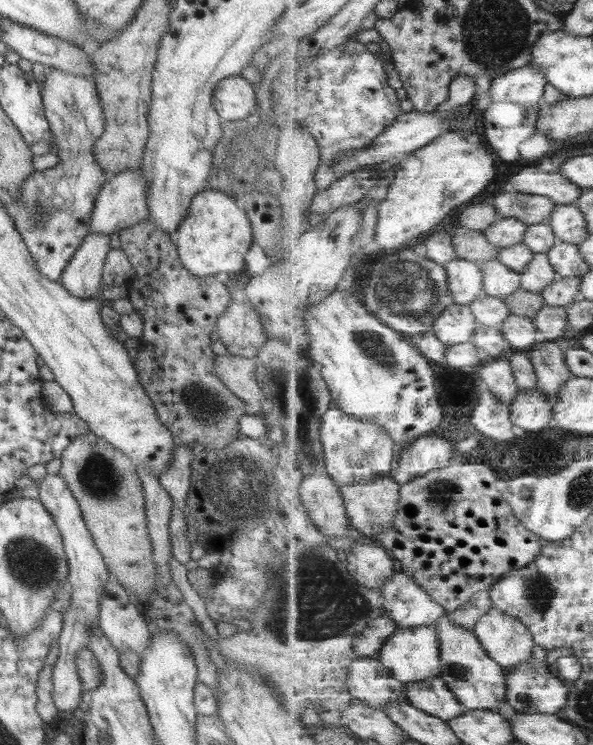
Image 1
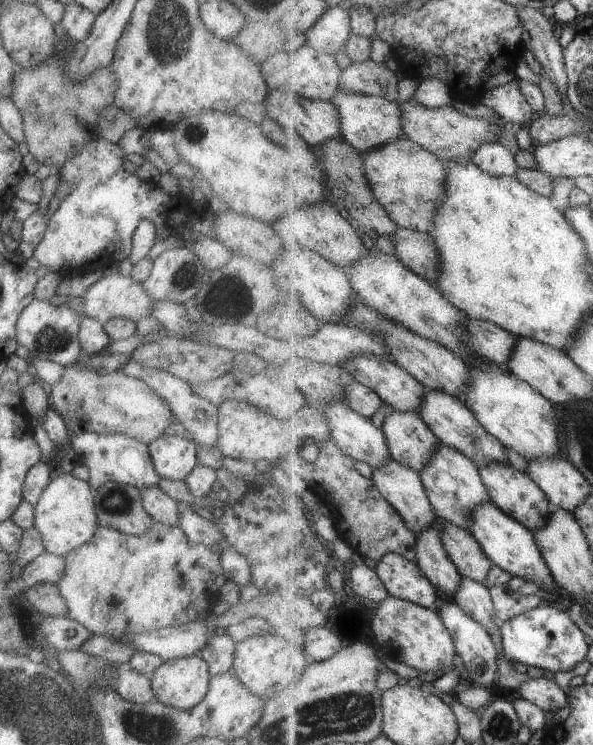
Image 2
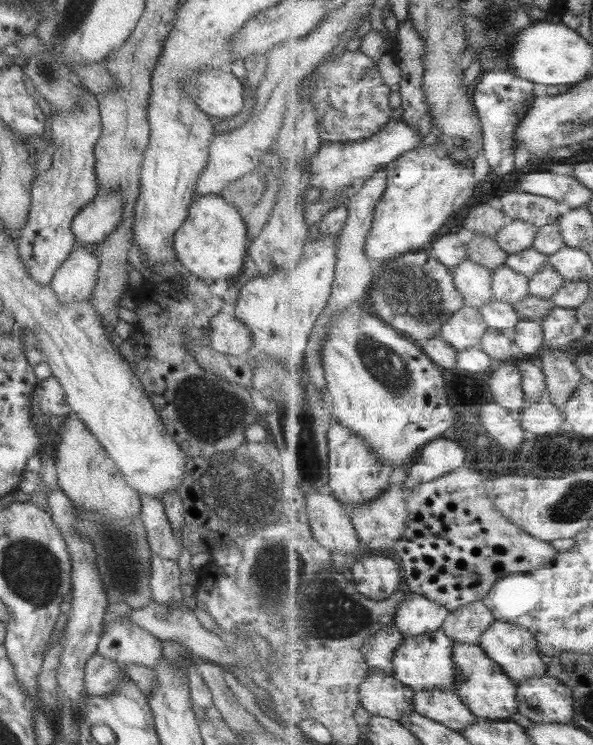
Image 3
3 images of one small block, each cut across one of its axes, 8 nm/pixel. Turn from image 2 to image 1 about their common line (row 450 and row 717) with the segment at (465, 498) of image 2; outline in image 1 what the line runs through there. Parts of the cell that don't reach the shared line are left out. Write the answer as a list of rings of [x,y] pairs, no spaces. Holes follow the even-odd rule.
[[[441,677],[411,683],[406,686],[406,689],[407,699],[413,707],[429,715],[442,718],[445,722],[461,717],[466,711],[464,705],[459,702]]]

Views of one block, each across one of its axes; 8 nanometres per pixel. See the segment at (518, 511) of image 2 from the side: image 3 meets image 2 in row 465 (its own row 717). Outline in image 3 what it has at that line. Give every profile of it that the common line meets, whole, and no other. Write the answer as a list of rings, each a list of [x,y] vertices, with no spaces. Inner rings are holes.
[[[455,641],[453,649],[453,659],[457,678],[455,678],[456,693],[462,699],[462,702],[477,717],[488,719],[511,719],[511,716],[518,712],[518,686],[509,675],[503,671],[499,664],[490,658],[480,645],[475,643],[461,643]]]

